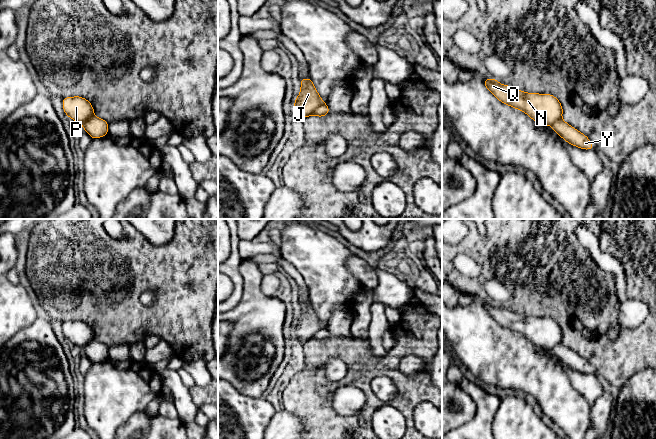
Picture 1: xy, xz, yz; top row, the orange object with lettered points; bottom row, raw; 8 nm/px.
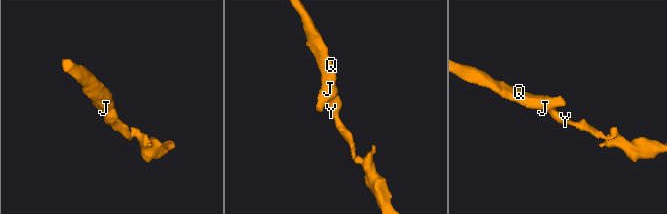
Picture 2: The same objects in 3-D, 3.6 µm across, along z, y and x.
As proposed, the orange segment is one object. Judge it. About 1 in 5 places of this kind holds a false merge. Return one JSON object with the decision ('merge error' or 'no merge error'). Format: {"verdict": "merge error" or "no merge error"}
{"verdict": "merge error"}

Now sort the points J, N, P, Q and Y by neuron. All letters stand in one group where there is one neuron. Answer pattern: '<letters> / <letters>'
J N P Q / Y

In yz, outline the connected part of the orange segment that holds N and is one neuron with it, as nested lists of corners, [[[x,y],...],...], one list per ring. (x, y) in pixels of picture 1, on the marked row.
[[[486,78],[483,84],[499,101],[521,110],[539,124],[552,126],[562,117],[562,105],[551,94],[523,92],[493,78]]]

